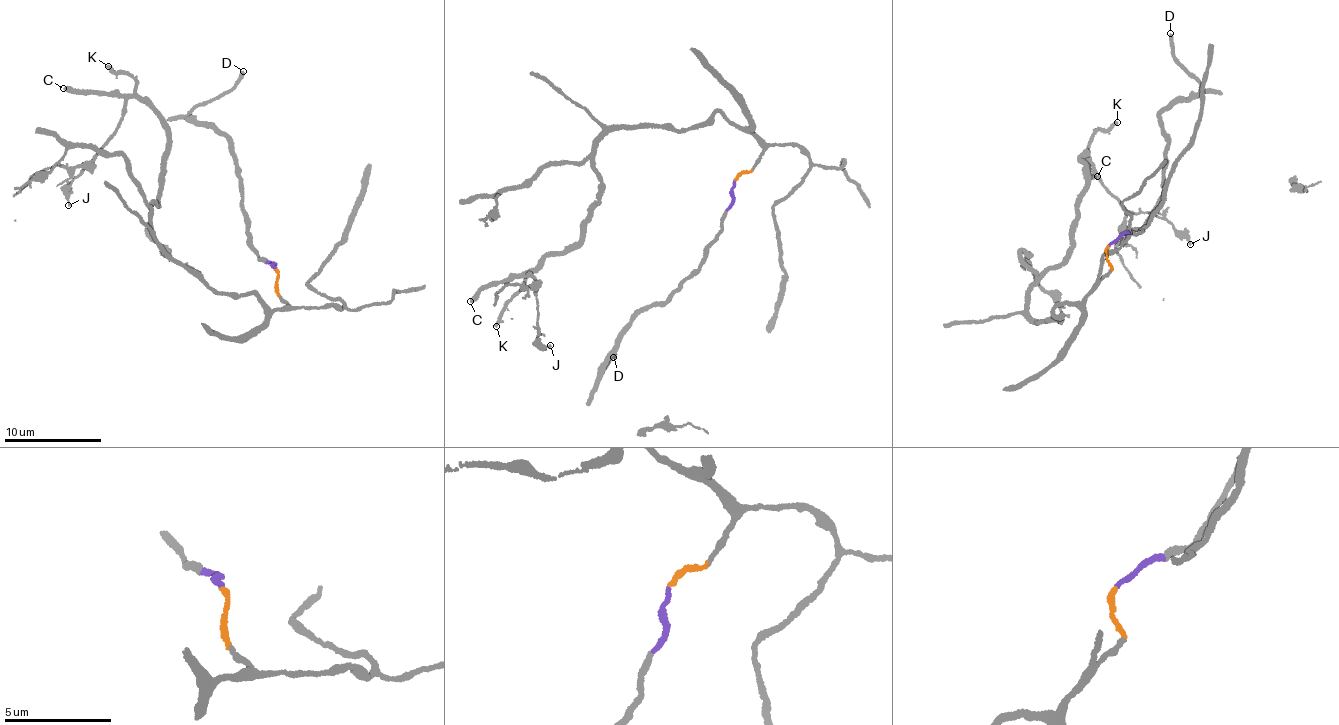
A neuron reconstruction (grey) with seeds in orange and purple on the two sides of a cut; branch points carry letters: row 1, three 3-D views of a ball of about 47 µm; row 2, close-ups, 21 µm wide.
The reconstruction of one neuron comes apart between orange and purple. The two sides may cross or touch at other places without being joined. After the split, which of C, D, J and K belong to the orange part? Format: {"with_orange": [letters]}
{"with_orange": ["C", "J", "K"]}

